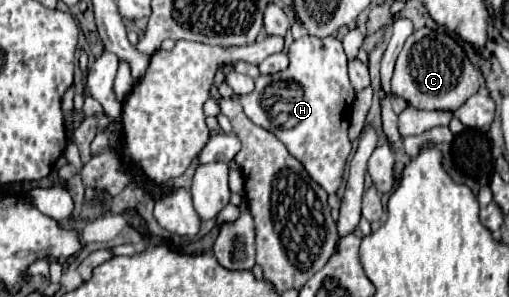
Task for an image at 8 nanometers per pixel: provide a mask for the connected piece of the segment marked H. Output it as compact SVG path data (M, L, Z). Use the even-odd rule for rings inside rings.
M303 37L289 47L289 67L273 75L259 75L249 95L237 95L245 115L259 127L271 131L299 159L313 181L327 193L337 193L351 141L347 137L349 111L355 99L347 75L347 57L337 37Z

